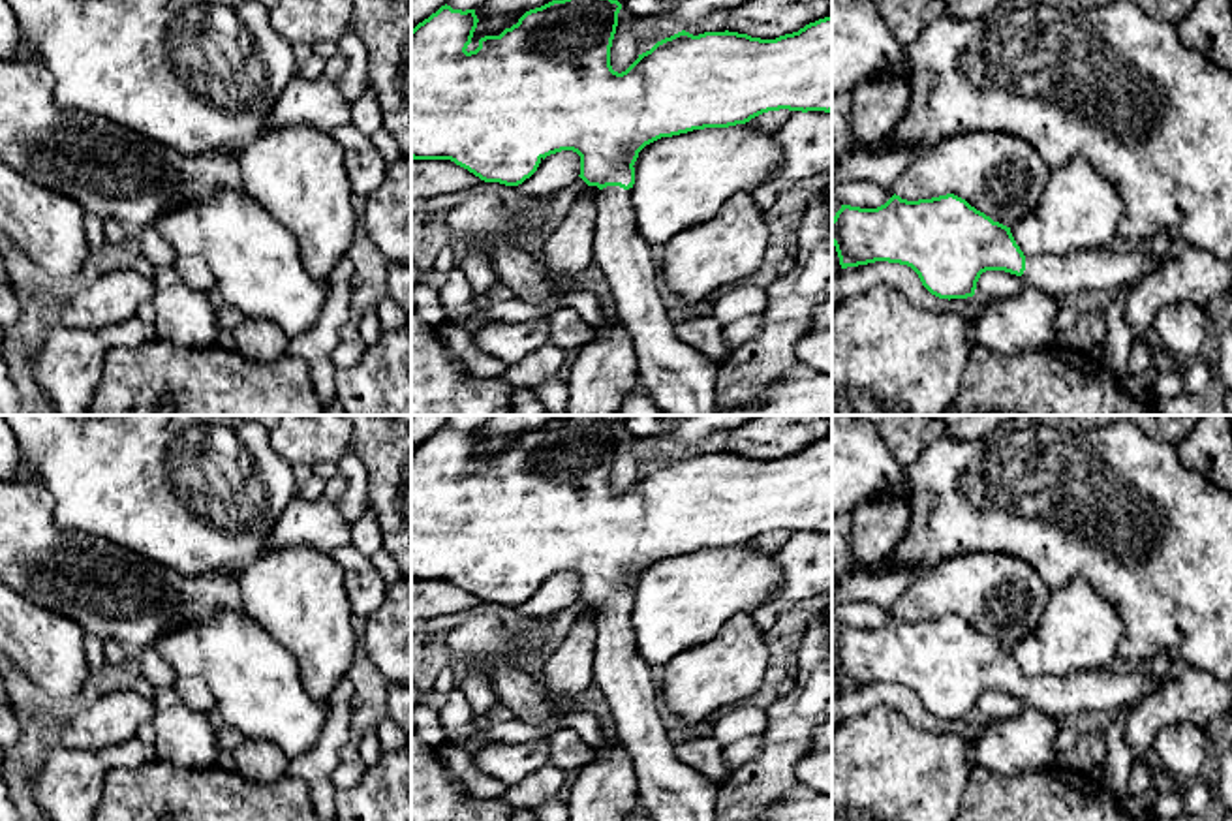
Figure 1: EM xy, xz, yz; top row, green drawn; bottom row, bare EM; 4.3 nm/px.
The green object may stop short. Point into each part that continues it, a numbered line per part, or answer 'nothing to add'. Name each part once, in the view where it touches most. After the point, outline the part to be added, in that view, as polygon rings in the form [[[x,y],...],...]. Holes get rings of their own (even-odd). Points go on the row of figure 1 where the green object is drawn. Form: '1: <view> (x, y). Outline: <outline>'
1: xz (680, 380). Outline: [[[607,186],[597,194],[593,261],[603,269],[616,302],[616,321],[631,334],[639,359],[639,385],[665,415],[719,415],[717,364],[680,340],[659,299],[652,246],[637,231],[631,188]]]

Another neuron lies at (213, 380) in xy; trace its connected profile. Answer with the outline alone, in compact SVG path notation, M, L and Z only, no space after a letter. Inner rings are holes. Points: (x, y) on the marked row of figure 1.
M160 338L107 351L86 415L156 415L163 395L173 400L173 410L162 415L321 415L310 364L302 357L285 355L265 364L218 346L186 348Z

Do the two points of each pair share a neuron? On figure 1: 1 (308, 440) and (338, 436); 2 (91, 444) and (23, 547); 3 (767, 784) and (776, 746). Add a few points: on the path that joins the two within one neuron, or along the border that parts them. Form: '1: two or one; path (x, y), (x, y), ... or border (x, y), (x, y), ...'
1: one; path (316, 436), (331, 436)
2: two; border (36, 480), (51, 496), (53, 521), (85, 532)
3: one; path (769, 774), (770, 756)

